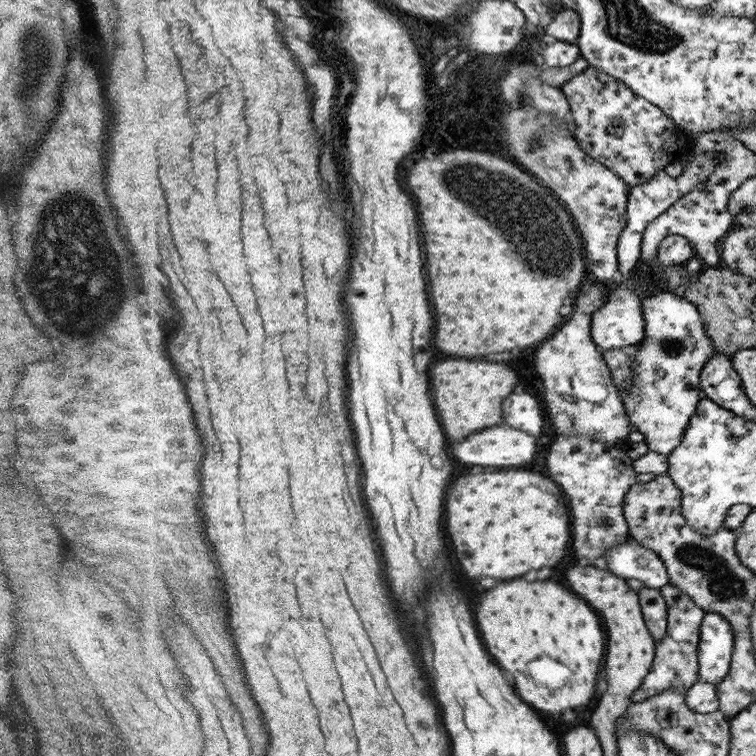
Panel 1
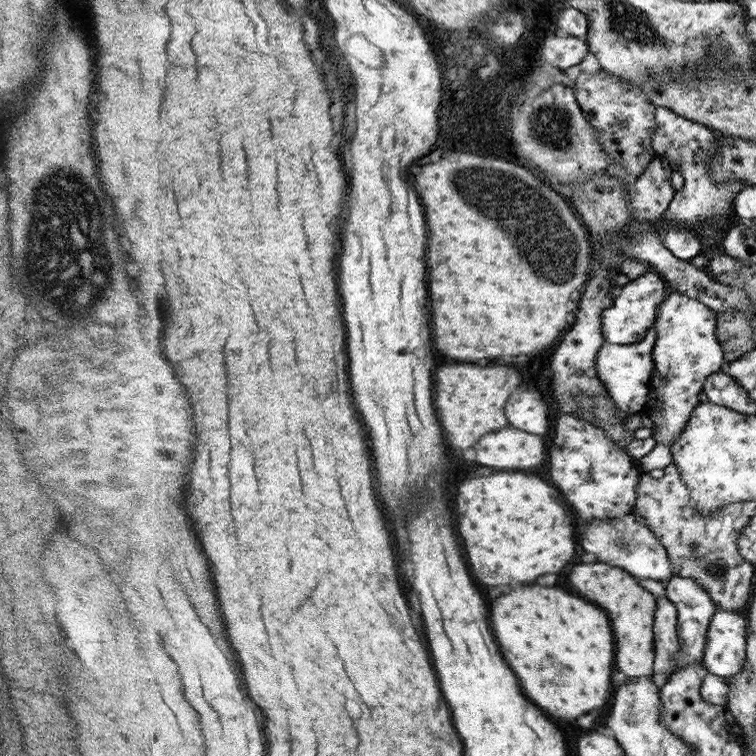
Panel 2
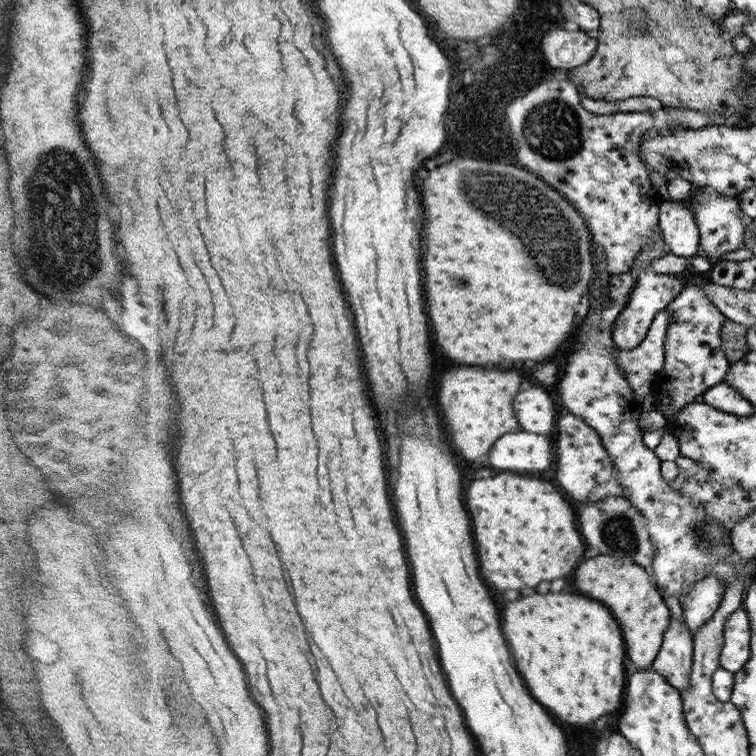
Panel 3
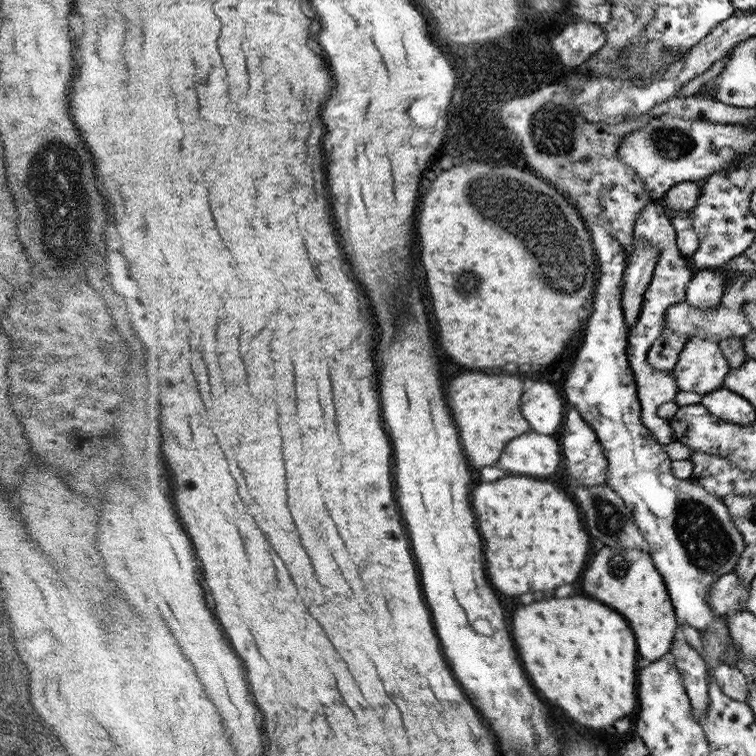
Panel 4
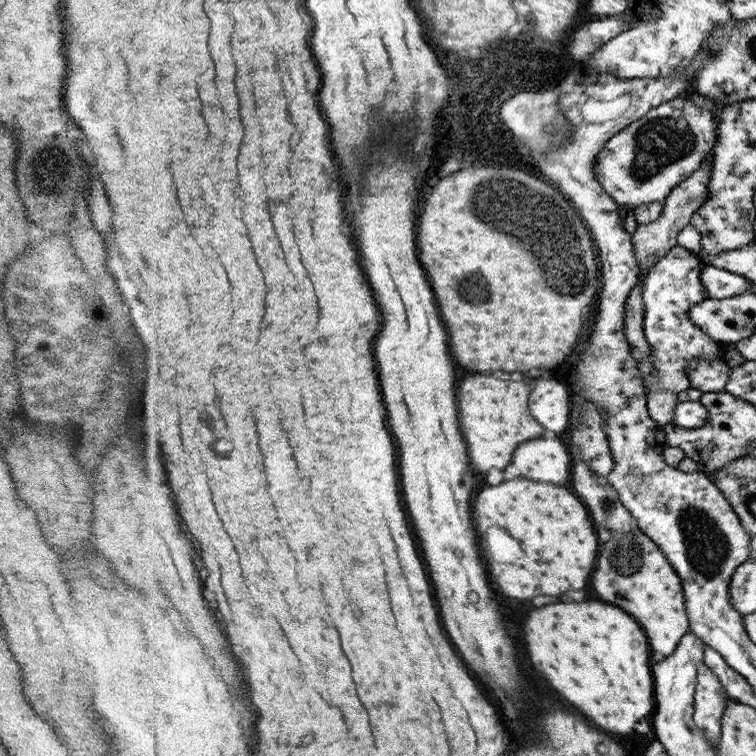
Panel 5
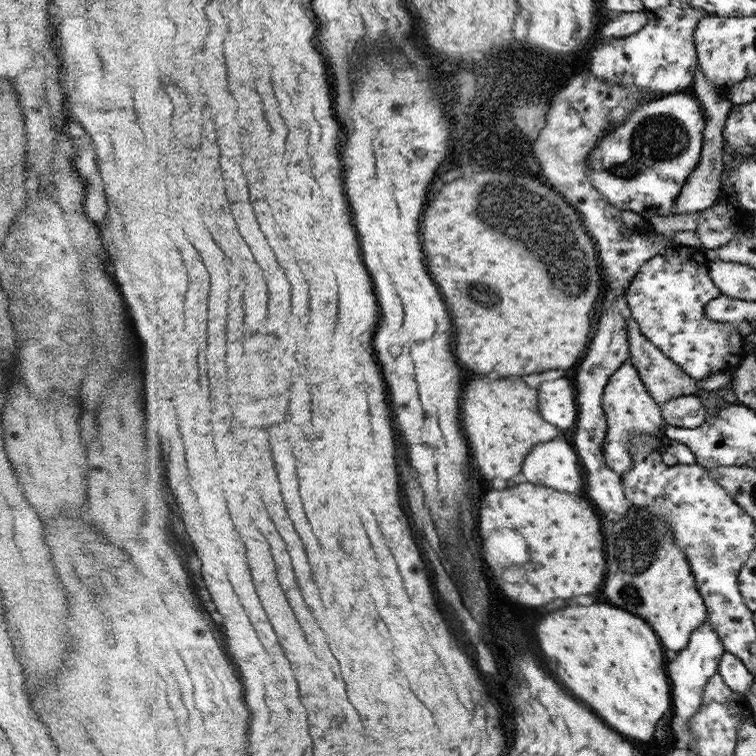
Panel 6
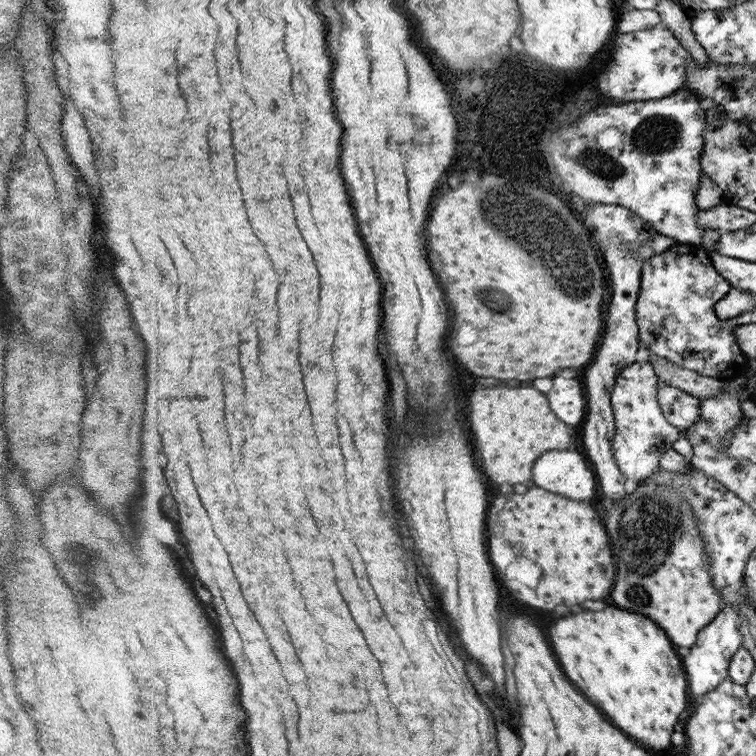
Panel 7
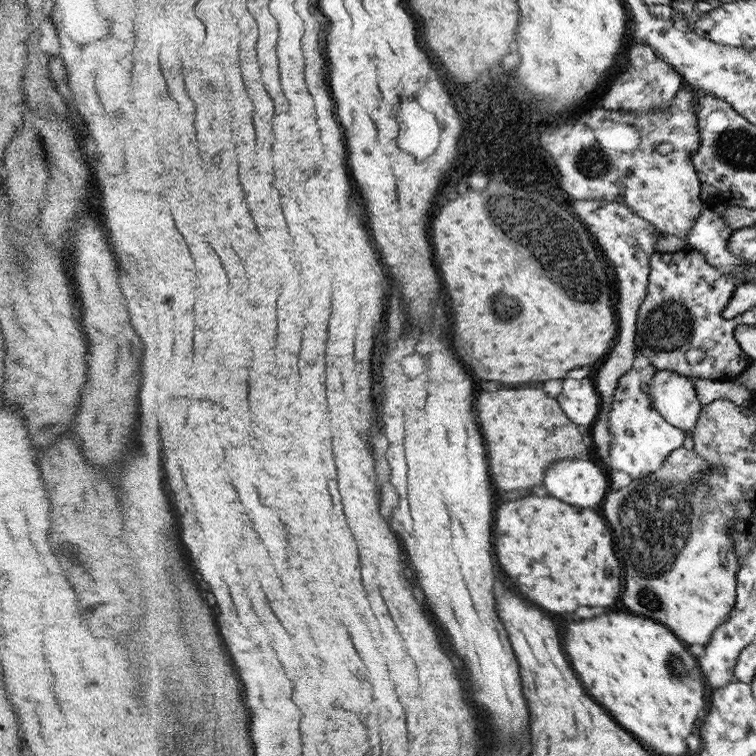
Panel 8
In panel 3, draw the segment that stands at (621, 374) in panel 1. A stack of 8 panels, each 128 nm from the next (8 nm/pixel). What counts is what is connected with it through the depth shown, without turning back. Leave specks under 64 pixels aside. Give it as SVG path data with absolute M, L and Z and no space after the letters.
M668 307L652 320L646 338L635 349L616 349L616 363L638 401L647 396L659 381L664 365L664 341L671 314Z

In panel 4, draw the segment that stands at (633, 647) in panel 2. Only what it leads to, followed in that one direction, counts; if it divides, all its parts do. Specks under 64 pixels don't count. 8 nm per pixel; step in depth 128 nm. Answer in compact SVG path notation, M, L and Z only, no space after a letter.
M602 548L588 564L588 572L584 572L582 590L594 598L600 598L600 602L616 608L616 612L620 612L632 624L636 640L640 640L640 662L644 662L640 666L645 667L662 659L671 651L679 625L678 614L667 591L666 580L655 567L654 558L649 552L633 548Z

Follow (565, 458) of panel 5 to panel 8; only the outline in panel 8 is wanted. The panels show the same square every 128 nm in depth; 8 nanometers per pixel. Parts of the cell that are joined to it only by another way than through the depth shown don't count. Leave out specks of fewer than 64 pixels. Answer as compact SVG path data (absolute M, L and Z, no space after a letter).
M560 459L547 466L548 472L544 475L543 485L546 490L556 496L558 500L568 500L568 504L584 506L584 508L596 508L600 506L604 494L608 488L606 474L594 464L584 459Z

